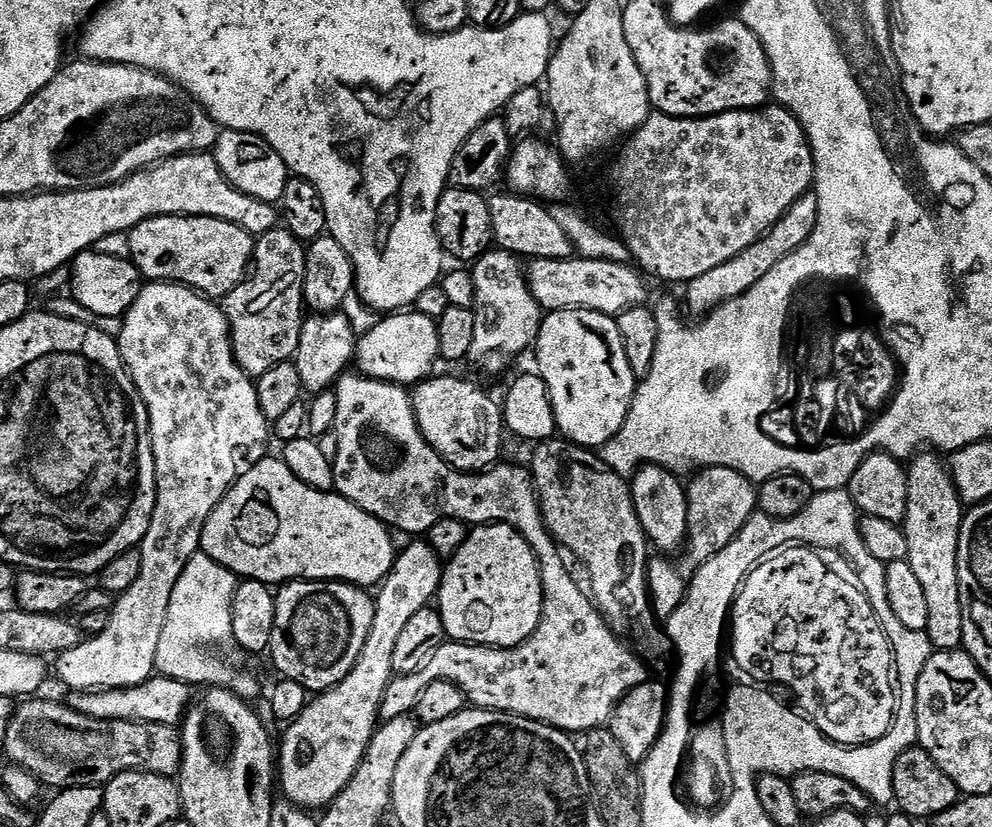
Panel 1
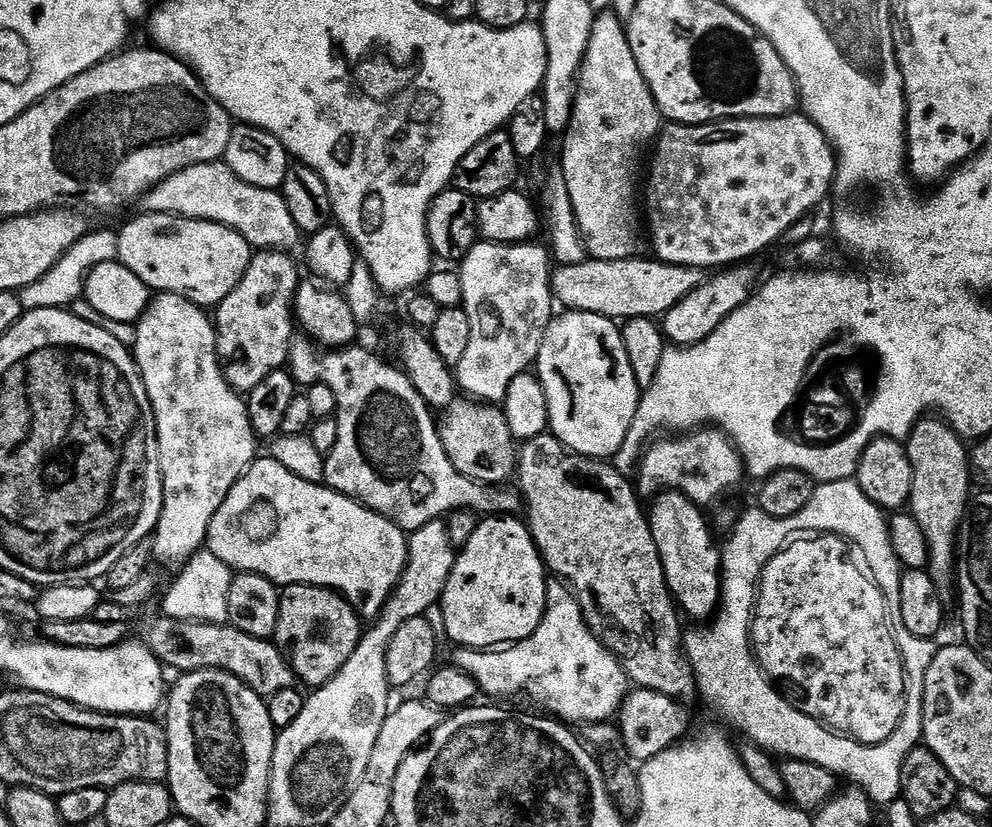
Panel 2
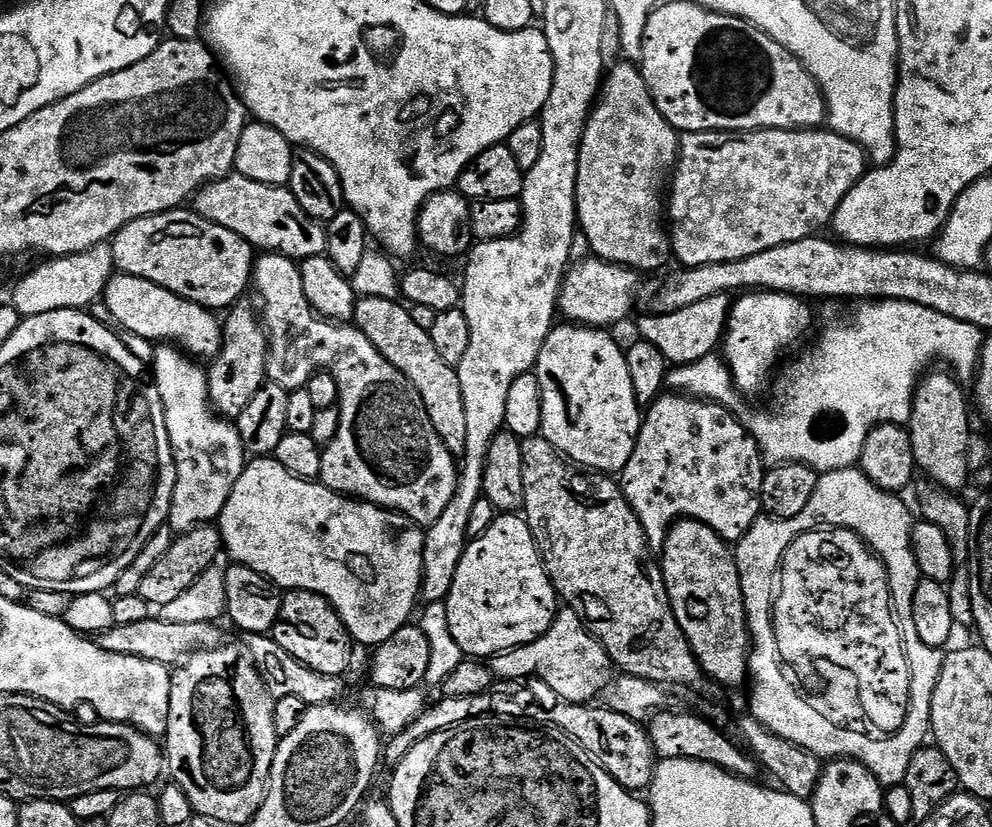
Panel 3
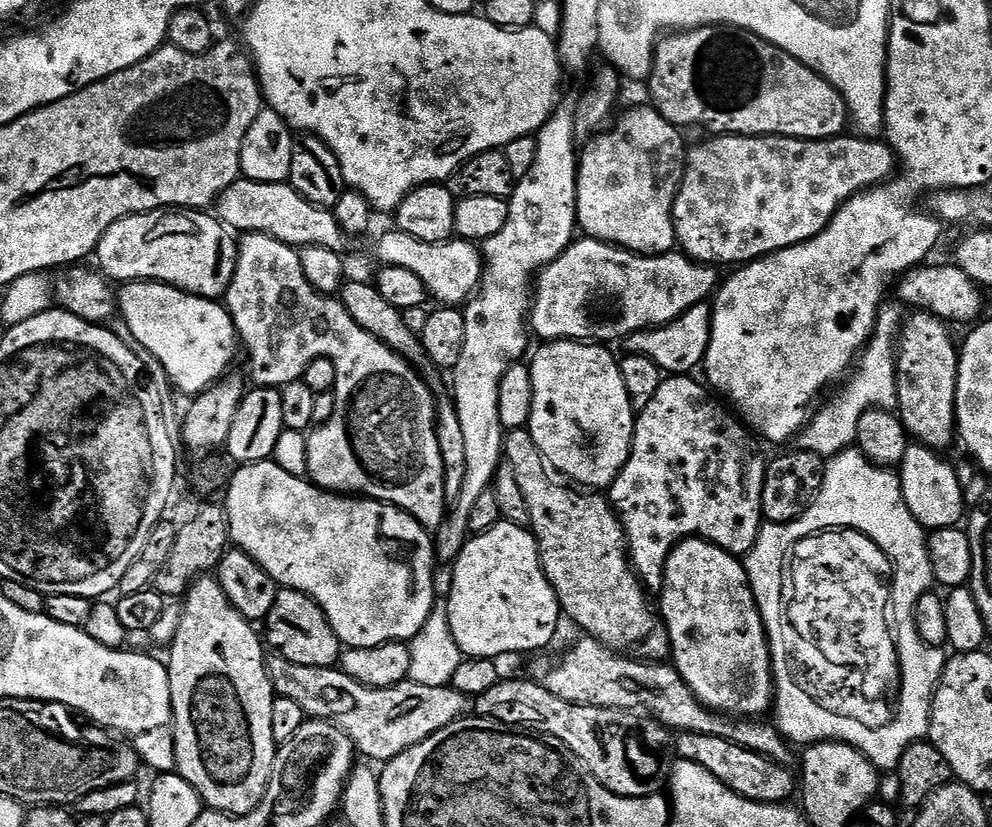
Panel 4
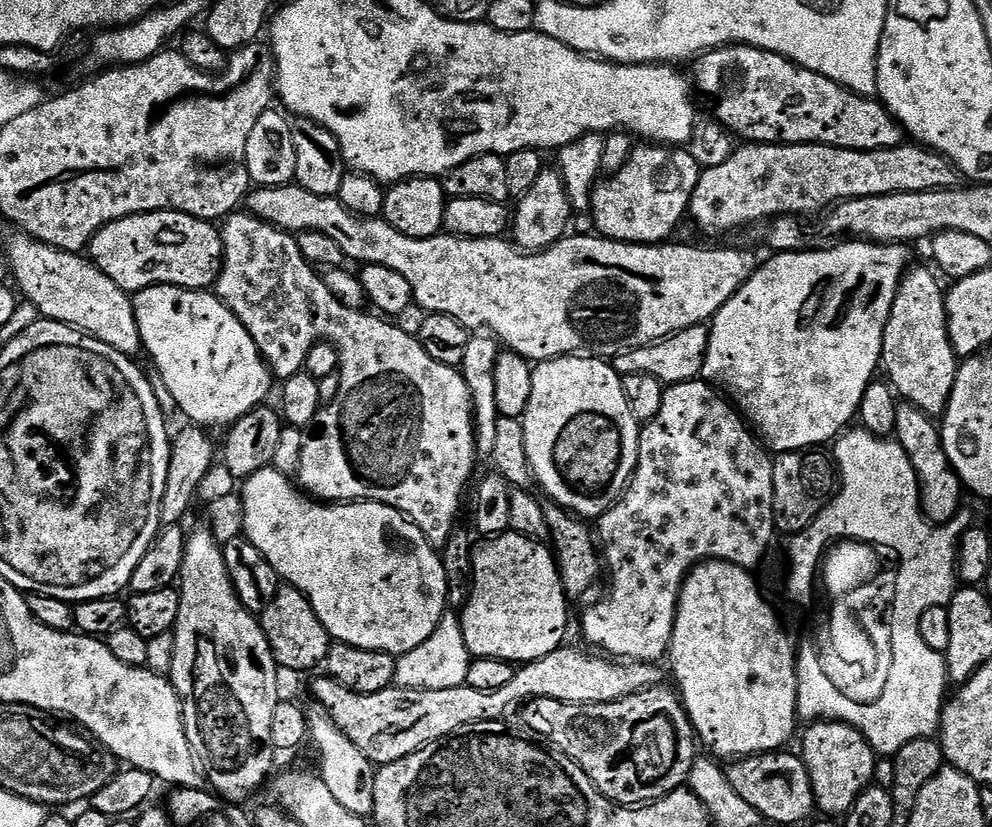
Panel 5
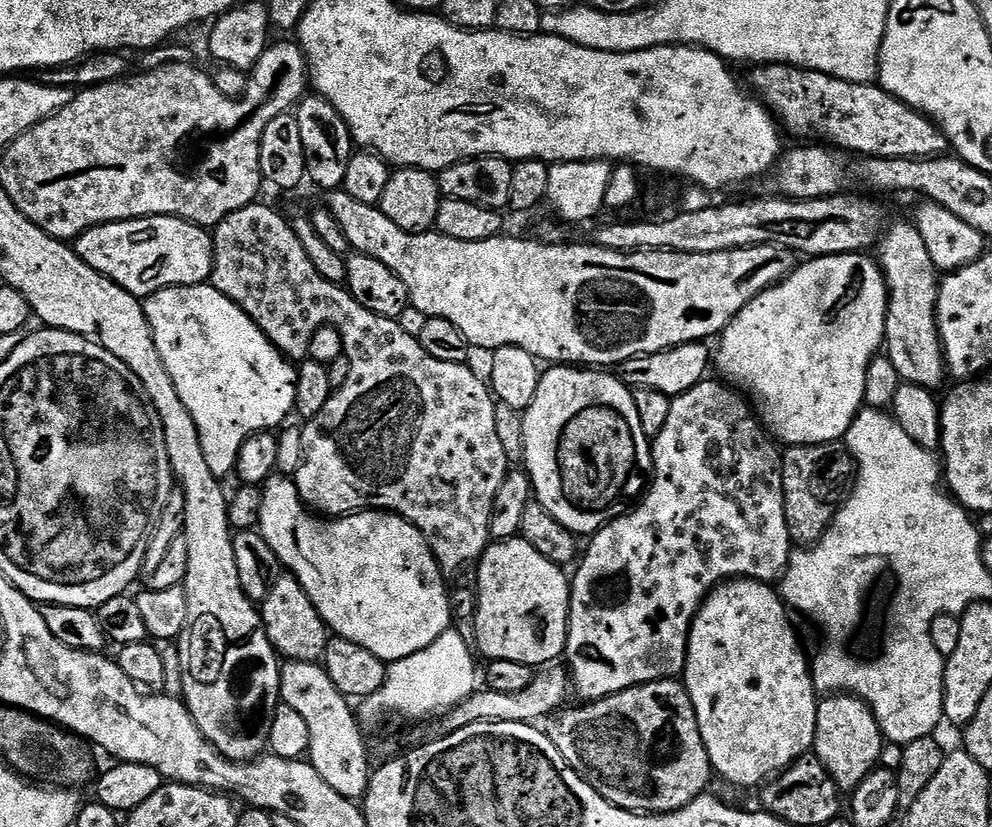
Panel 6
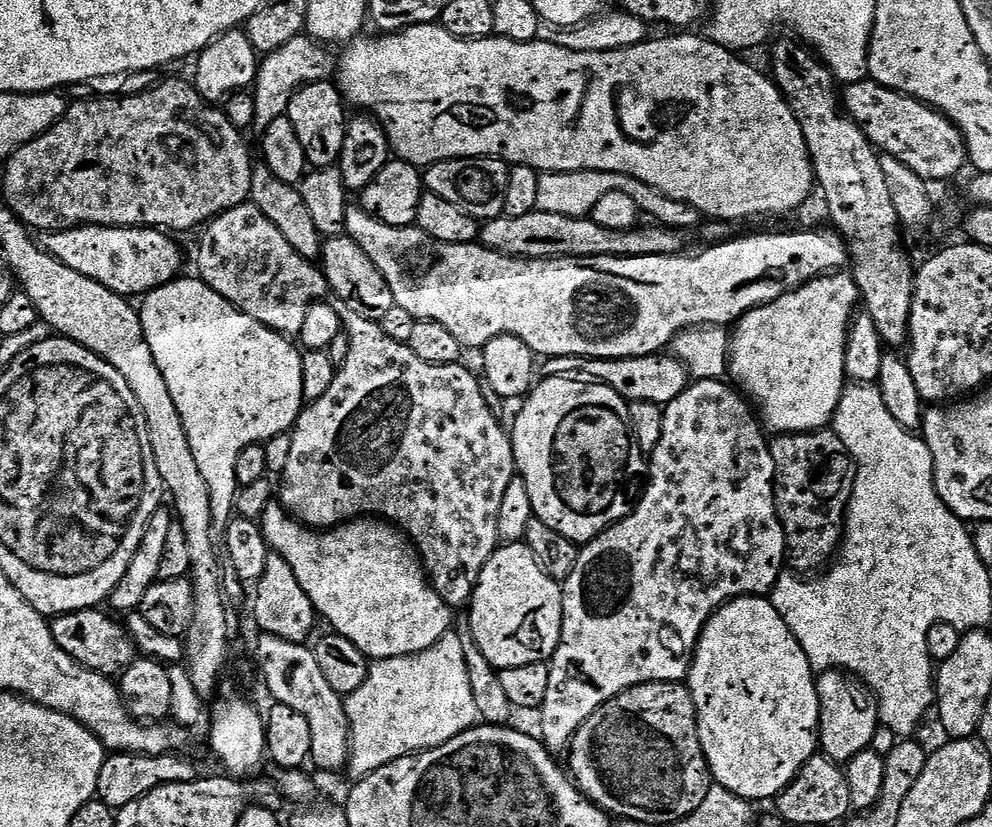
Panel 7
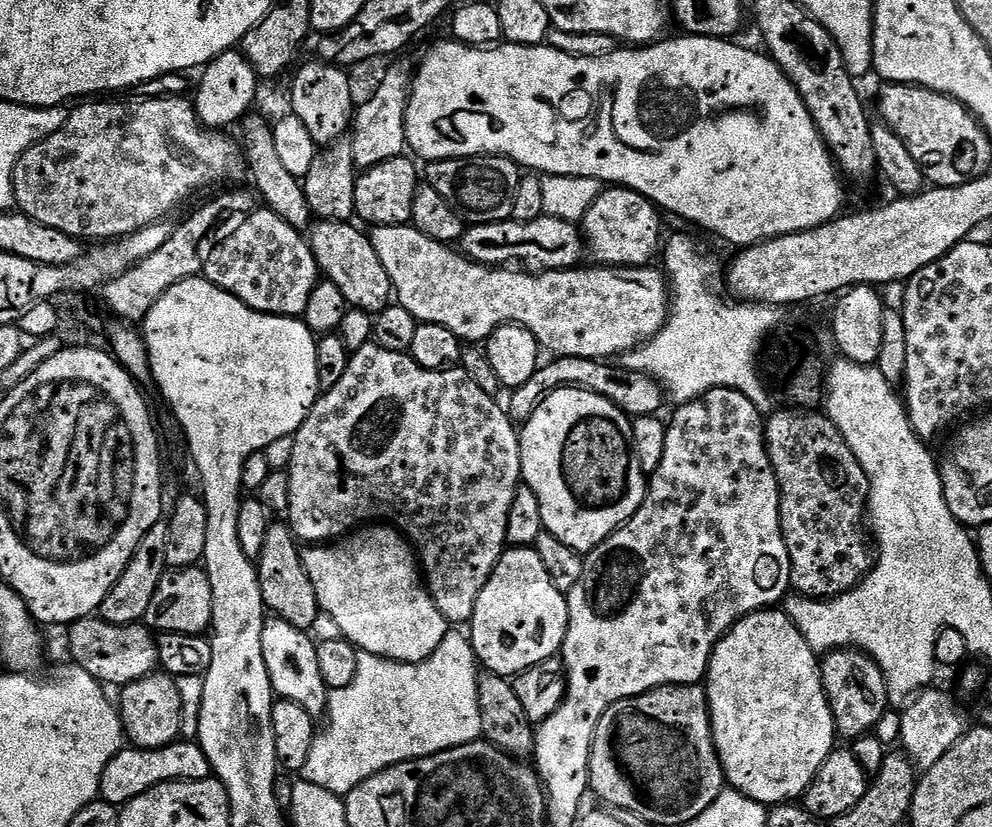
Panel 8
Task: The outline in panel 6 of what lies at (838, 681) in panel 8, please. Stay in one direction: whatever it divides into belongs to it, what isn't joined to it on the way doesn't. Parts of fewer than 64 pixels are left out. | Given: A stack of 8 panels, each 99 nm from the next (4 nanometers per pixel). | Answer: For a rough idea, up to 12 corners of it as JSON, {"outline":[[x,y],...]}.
{"outline":[[859,696],[817,703],[811,751],[841,793],[885,743]]}

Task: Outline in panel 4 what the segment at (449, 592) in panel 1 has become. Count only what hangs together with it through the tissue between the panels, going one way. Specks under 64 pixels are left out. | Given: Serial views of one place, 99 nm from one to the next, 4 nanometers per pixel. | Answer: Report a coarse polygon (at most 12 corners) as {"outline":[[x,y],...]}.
{"outline":[[499,523],[451,565],[468,658],[536,652],[560,600],[536,537]]}

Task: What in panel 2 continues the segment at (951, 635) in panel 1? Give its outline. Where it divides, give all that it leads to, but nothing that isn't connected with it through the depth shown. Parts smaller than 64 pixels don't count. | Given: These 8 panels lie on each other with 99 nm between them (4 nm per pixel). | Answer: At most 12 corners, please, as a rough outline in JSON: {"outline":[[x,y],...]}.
{"outline":[[940,418],[906,441],[910,514],[946,602],[973,487],[970,452]]}

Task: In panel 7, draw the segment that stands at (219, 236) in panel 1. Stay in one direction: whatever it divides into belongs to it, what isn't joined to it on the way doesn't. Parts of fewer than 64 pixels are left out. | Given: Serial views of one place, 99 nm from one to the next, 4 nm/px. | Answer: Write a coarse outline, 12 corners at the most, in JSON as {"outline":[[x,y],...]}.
{"outline":[[167,231],[43,233],[45,252],[125,298],[181,275]]}

